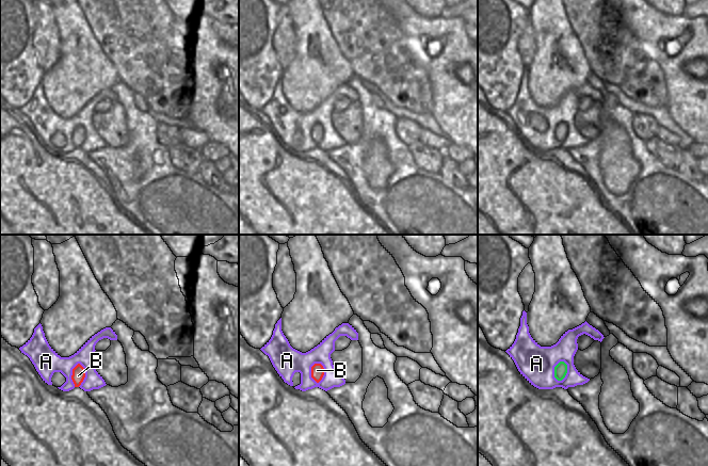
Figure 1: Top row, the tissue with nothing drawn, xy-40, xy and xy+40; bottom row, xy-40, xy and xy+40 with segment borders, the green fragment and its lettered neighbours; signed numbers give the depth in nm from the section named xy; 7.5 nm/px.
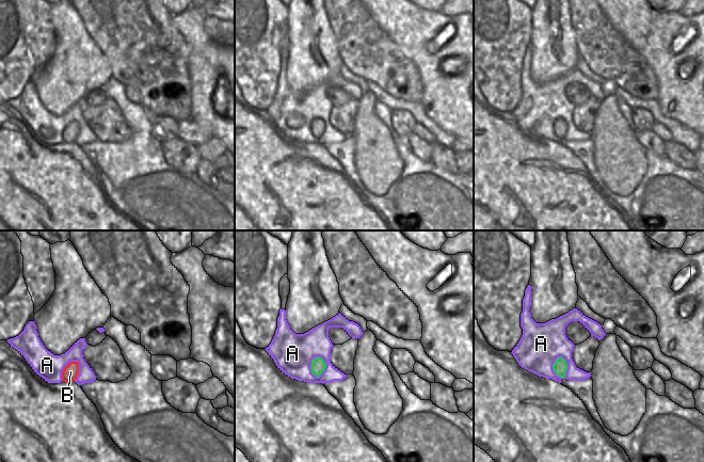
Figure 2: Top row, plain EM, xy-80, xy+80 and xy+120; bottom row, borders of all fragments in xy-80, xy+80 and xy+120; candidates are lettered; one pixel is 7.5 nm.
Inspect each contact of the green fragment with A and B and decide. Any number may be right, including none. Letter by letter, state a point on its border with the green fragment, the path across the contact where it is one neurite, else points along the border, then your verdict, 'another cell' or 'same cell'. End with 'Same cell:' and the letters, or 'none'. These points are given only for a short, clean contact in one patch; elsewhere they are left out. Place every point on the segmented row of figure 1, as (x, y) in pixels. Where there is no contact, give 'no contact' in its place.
A: xy+40 (554, 370) | another cell
B: no contact | another cell
Same cell: none

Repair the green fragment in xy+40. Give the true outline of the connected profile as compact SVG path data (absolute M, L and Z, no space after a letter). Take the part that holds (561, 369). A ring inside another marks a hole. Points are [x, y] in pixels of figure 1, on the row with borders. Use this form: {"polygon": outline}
{"polygon": "M560 361L556 367L554 367L554 377L558 381L562 381L567 373L567 365L564 361Z"}

